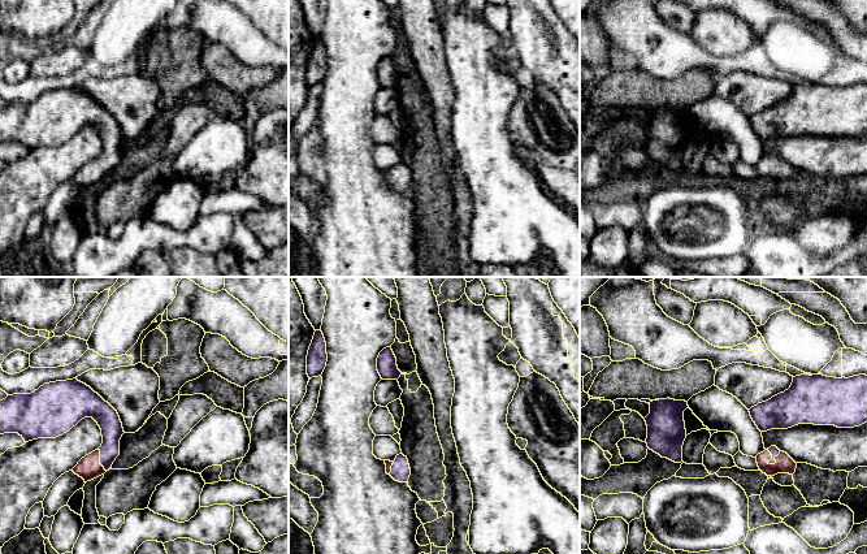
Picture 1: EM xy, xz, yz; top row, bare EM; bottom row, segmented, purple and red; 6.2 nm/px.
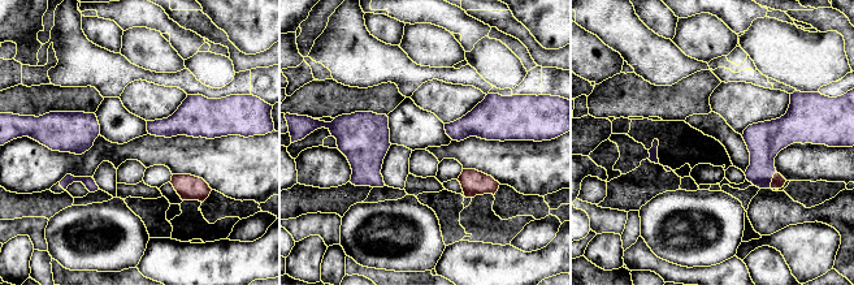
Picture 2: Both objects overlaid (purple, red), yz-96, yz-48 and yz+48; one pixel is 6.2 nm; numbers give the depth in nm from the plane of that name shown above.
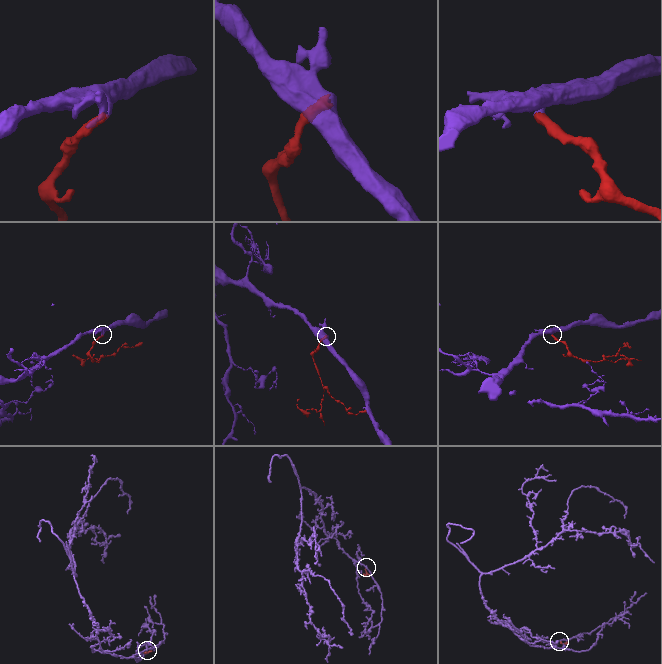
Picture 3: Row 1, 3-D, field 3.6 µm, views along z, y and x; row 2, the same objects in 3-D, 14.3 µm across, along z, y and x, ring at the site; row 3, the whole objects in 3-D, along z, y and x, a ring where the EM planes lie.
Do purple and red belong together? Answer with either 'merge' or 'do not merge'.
merge

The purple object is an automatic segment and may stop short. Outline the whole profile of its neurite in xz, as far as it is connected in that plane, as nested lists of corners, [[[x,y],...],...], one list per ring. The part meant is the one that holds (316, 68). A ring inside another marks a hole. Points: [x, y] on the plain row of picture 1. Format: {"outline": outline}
{"outline": [[[316,39],[307,64],[309,87],[322,83],[328,70],[326,51],[321,39]]]}

